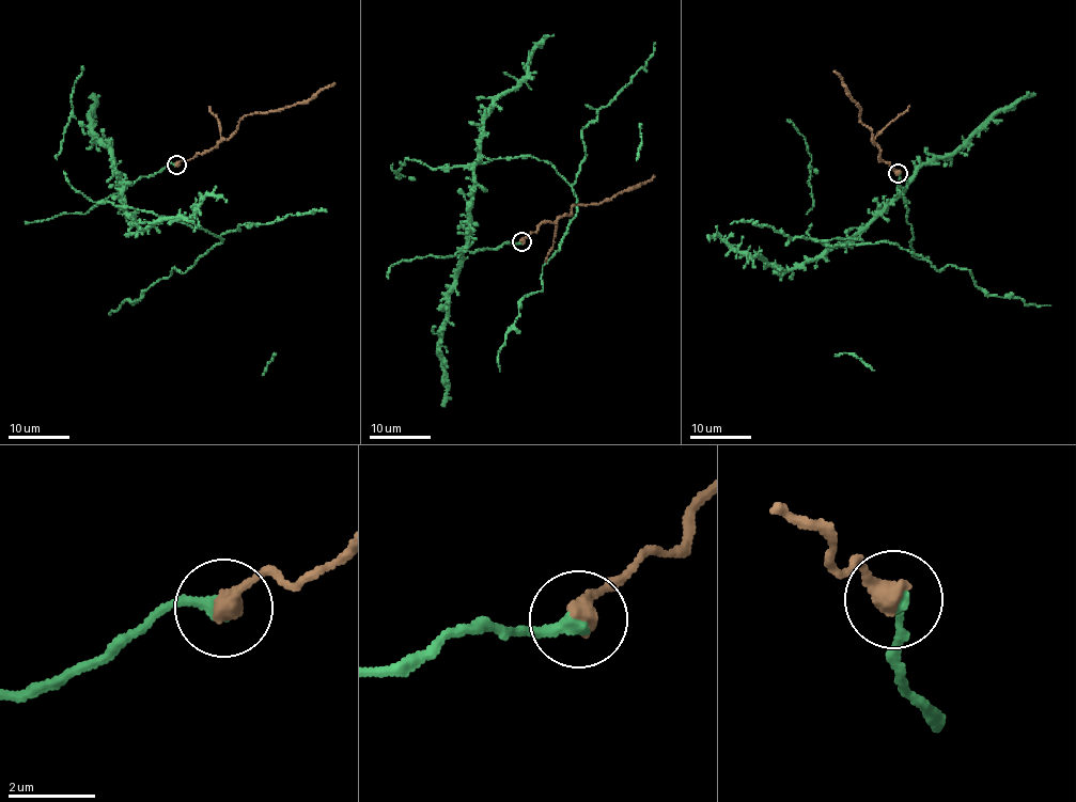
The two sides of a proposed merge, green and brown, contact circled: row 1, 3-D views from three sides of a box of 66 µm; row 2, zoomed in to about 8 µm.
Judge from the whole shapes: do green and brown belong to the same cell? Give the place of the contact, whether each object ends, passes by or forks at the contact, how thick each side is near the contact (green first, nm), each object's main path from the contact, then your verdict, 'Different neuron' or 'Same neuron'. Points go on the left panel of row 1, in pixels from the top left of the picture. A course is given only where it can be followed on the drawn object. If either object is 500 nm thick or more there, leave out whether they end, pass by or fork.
Place: (176, 164). At the ring green ends. At the ring brown ends. Thickness 360 nm (green) against 420 nm. Course of green: (176, 164), (127, 185), (122, 182), (126, 213), (154, 213), (223, 239), (184, 273), (175, 267), (110, 315). Course of brown: (176, 164), (212, 151), (230, 137), (245, 116), (302, 104), (333, 82). Same neuron

